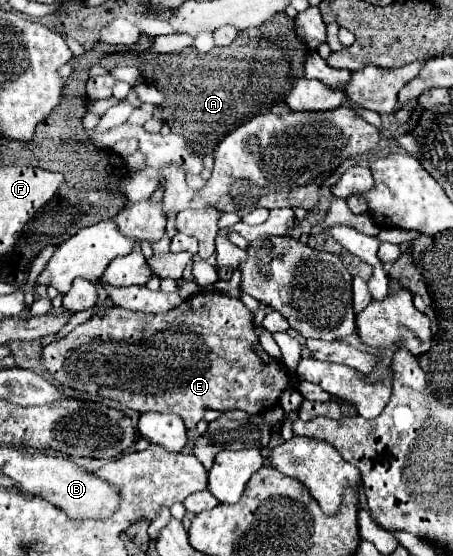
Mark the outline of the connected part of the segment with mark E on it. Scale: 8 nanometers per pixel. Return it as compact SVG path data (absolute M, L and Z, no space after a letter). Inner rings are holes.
M201 292L189 300L185 300L181 306L169 310L169 312L163 312L163 314L139 314L139 312L131 312L131 310L125 310L125 308L117 308L117 306L111 306L107 310L105 316L93 316L89 318L85 324L77 326L73 332L69 332L65 338L61 340L53 340L49 346L43 348L43 354L41 354L41 364L43 368L63 386L69 386L73 390L81 390L81 392L87 392L91 396L101 396L101 398L109 398L109 400L117 400L119 404L131 408L131 410L137 410L137 412L167 412L167 414L177 414L183 422L185 422L185 428L187 430L195 430L197 422L203 420L205 416L205 408L209 410L233 410L233 408L239 408L239 410L245 410L249 414L261 414L269 408L273 408L281 396L281 392L289 386L289 376L285 374L285 366L281 360L277 358L271 358L259 344L259 338L253 330L253 320L249 316L249 310L247 306L241 302L241 300L235 300L235 298L229 298L227 294L219 294L219 292Z

